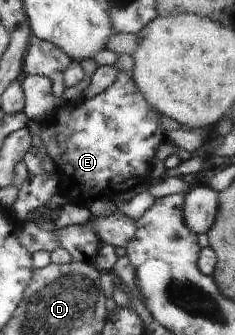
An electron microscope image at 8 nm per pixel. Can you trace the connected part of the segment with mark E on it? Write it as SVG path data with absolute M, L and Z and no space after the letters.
M122 71L114 84L105 91L89 100L79 99L74 103L58 106L53 101L51 81L46 76L29 74L21 83L25 97L24 113L30 120L40 118L40 124L50 125L57 129L56 136L62 152L62 163L57 168L60 193L70 199L70 202L90 201L98 196L112 196L128 193L135 186L150 180L153 171L153 159L160 143L164 141L164 131L161 130L158 116L160 113L153 108L138 89L132 76Z

